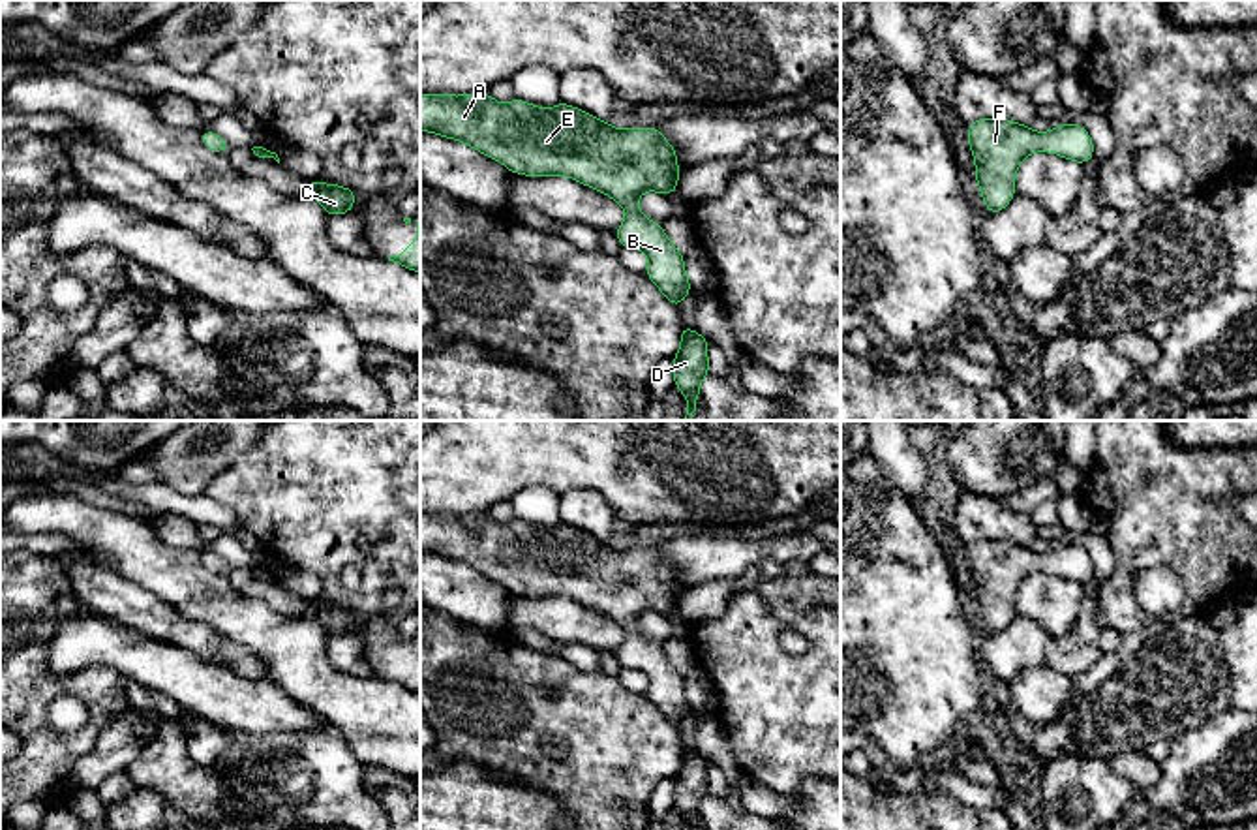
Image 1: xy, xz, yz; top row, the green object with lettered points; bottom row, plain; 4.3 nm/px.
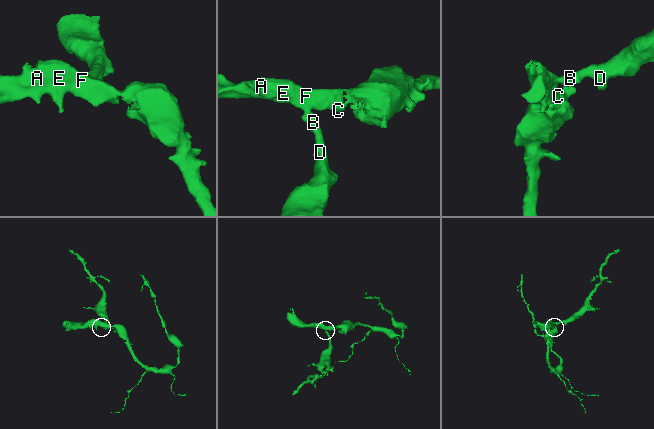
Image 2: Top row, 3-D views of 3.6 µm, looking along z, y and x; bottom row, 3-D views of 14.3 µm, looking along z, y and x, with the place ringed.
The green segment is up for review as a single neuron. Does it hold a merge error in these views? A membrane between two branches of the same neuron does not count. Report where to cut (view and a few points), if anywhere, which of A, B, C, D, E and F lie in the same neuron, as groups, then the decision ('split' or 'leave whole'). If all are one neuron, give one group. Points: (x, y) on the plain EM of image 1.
no cut | A B C D E F | leave whole

